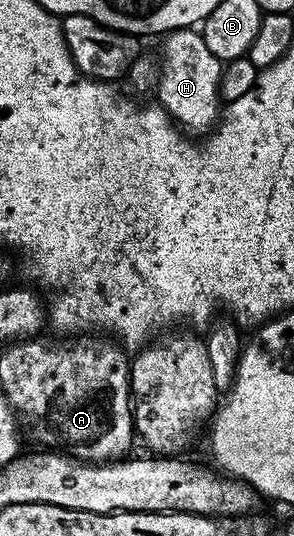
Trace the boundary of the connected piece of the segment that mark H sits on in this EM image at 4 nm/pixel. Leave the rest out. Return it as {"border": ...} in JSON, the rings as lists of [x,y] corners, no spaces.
{"border":[[[182,27],[178,31],[168,31],[161,43],[162,59],[157,60],[156,92],[158,91],[159,99],[157,102],[183,132],[209,132],[220,118],[220,81],[223,60],[217,59],[212,49],[204,45],[204,37],[198,29]]]}

